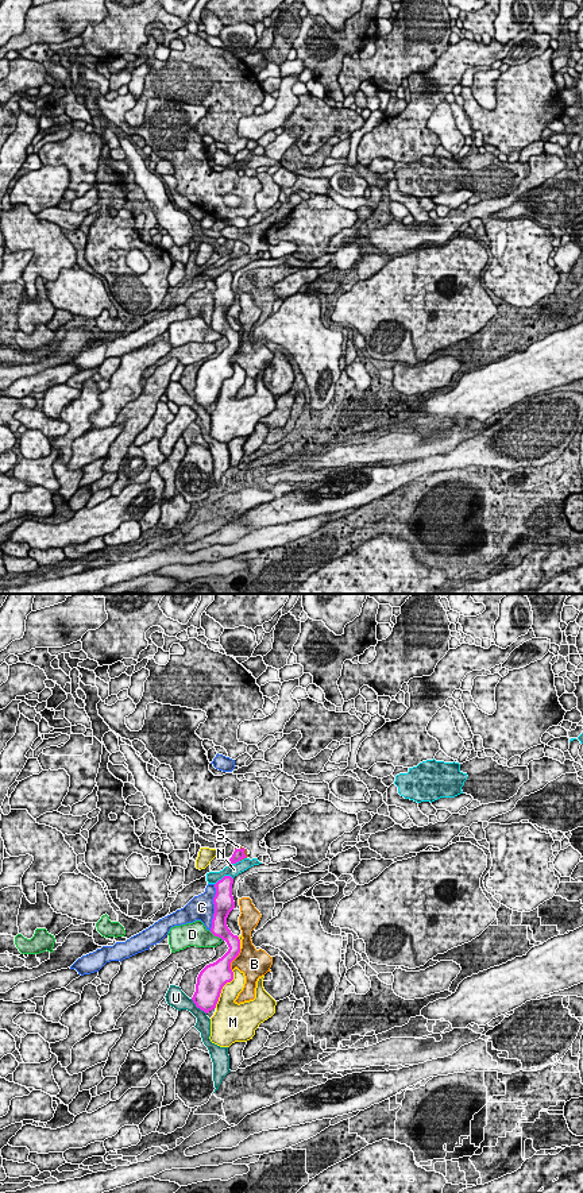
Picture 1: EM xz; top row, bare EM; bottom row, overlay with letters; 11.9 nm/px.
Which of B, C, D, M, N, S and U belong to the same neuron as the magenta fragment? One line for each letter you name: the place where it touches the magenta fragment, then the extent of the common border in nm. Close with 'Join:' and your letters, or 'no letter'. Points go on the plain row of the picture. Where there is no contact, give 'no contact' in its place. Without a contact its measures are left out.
S: meets magenta in xz at (242, 244); contact 190 nm long
Join: S

